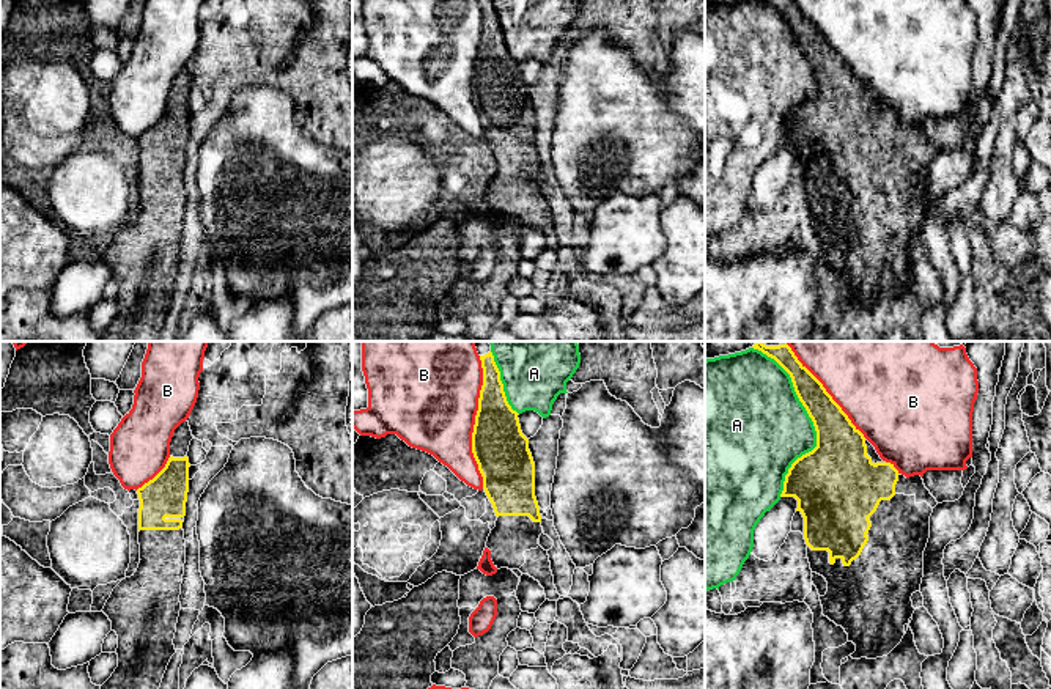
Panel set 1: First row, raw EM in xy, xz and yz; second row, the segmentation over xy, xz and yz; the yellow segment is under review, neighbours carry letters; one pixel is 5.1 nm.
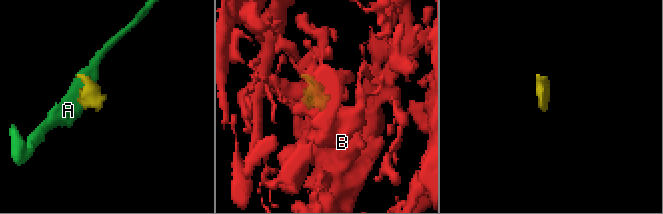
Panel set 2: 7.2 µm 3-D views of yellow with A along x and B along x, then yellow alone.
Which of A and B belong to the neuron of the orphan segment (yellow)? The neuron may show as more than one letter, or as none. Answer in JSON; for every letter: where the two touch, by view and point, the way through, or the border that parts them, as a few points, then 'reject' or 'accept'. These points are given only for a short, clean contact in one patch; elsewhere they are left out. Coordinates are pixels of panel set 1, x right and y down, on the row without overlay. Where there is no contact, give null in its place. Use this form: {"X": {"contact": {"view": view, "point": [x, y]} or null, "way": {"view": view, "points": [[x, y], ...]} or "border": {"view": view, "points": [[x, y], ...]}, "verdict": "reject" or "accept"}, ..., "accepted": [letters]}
{"A": {"contact": {"view": "yz", "point": [814, 73]}, "verdict": "reject"}, "B": {"contact": {"view": "xz", "point": [475, 70]}, "verdict": "reject"}, "accepted": []}

